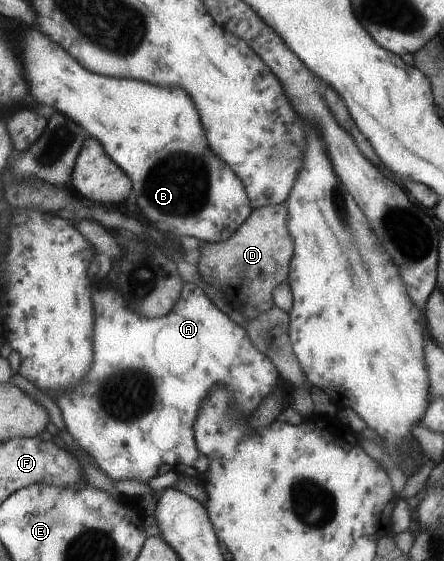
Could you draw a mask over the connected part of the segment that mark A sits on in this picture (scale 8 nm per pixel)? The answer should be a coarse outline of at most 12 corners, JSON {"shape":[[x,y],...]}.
{"shape":[[200,287],[156,317],[92,289],[92,361],[52,399],[114,482],[196,480],[214,383],[289,386]]}

